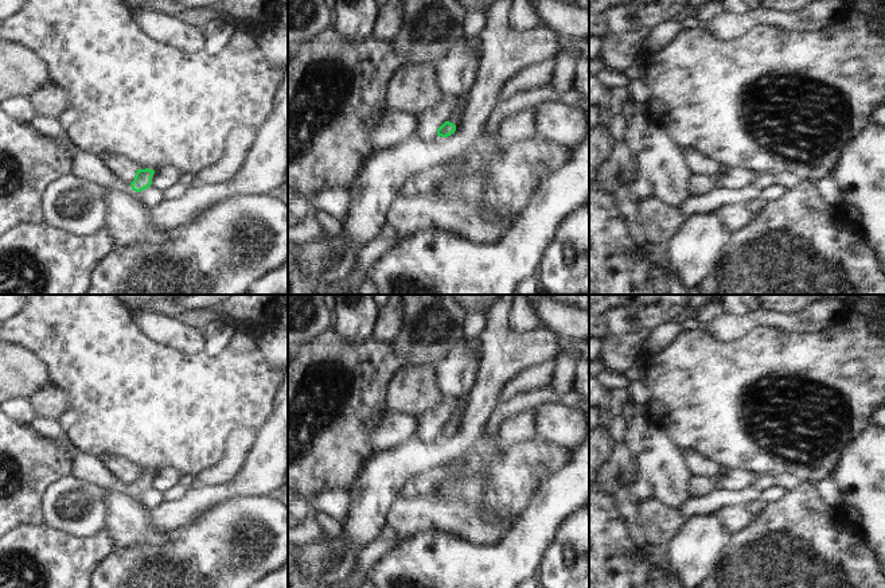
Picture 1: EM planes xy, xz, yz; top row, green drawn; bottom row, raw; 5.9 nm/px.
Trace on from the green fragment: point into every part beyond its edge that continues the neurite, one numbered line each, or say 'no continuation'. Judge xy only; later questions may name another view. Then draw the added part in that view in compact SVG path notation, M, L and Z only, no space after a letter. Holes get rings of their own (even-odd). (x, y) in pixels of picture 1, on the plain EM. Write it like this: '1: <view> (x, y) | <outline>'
no continuation

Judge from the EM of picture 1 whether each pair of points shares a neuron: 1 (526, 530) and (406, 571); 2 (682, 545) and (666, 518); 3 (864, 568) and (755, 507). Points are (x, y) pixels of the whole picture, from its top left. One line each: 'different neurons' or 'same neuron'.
1: same neuron
2: different neurons
3: different neurons

